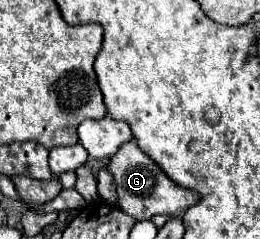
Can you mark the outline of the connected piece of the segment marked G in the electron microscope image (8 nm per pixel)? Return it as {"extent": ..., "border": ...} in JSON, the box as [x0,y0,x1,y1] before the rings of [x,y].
{"extent":[106,139,198,221],"border":[[[134,139],[130,143],[124,143],[124,147],[120,147],[120,151],[106,163],[106,167],[108,171],[112,171],[116,179],[116,195],[118,195],[116,205],[136,221],[148,221],[154,215],[168,215],[168,217],[180,215],[182,211],[198,203],[196,199],[198,195],[194,191],[174,185],[174,181],[170,181],[160,171],[160,167],[142,153],[142,149]]]}

